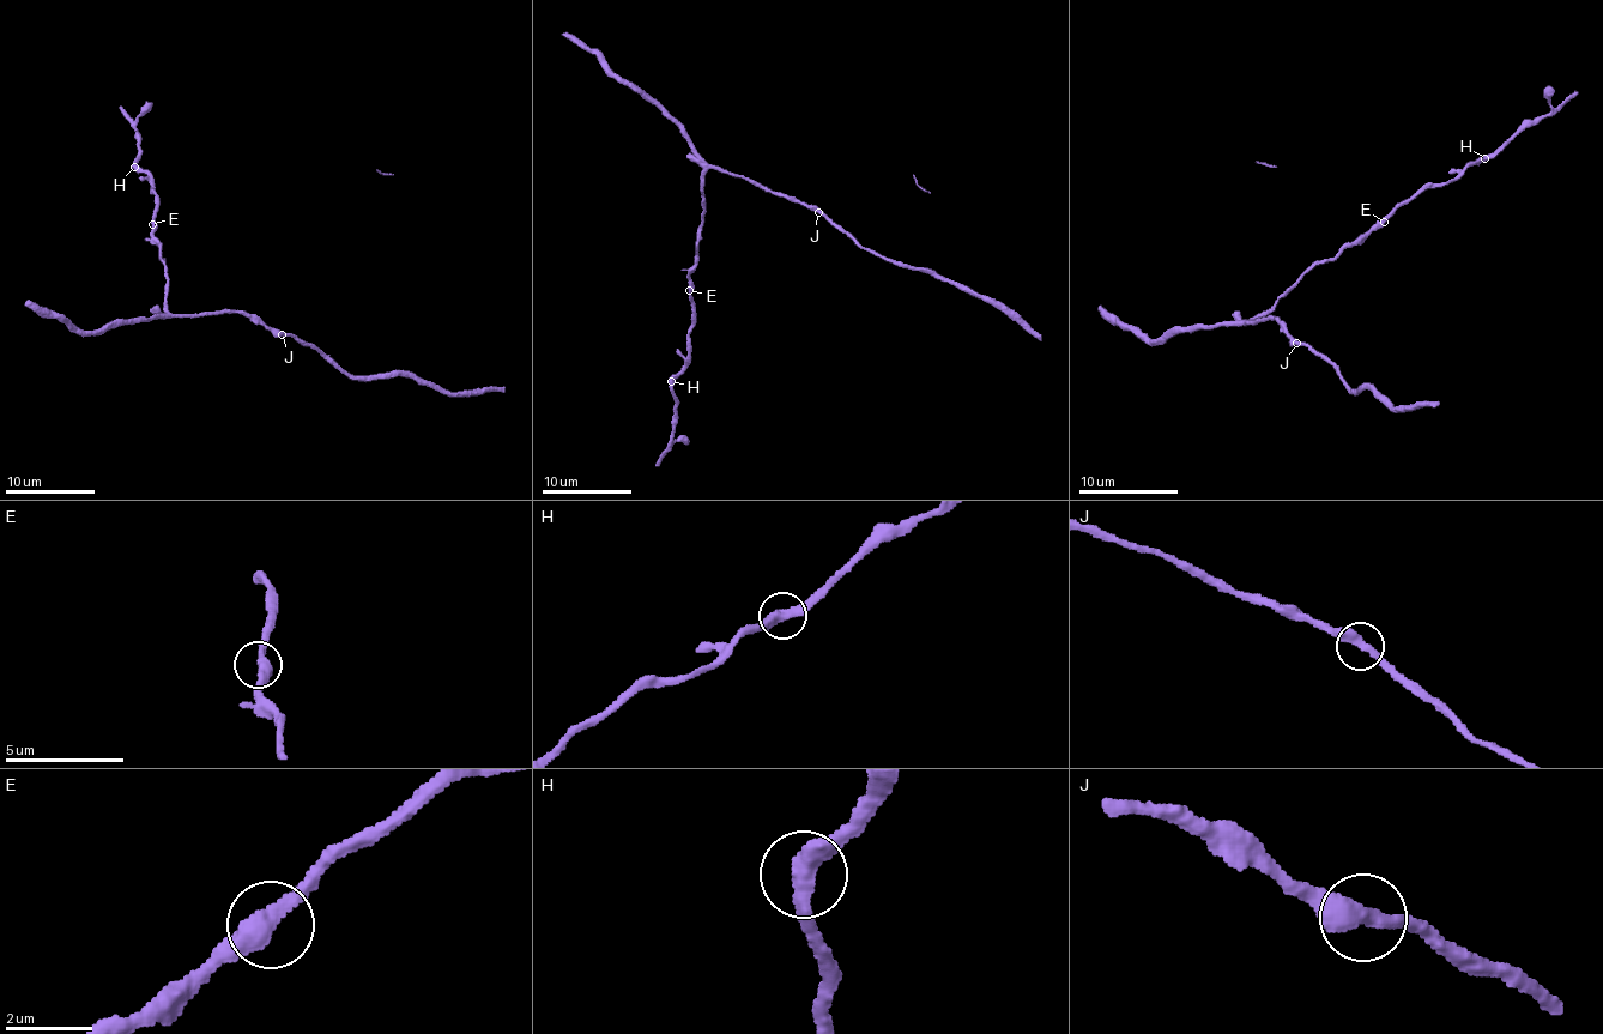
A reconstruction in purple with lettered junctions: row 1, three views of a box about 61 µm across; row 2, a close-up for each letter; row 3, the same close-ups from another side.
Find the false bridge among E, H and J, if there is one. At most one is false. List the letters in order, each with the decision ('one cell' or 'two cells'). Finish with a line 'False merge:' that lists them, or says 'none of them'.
E: one cell
H: one cell
J: one cell
False merge: none of them

